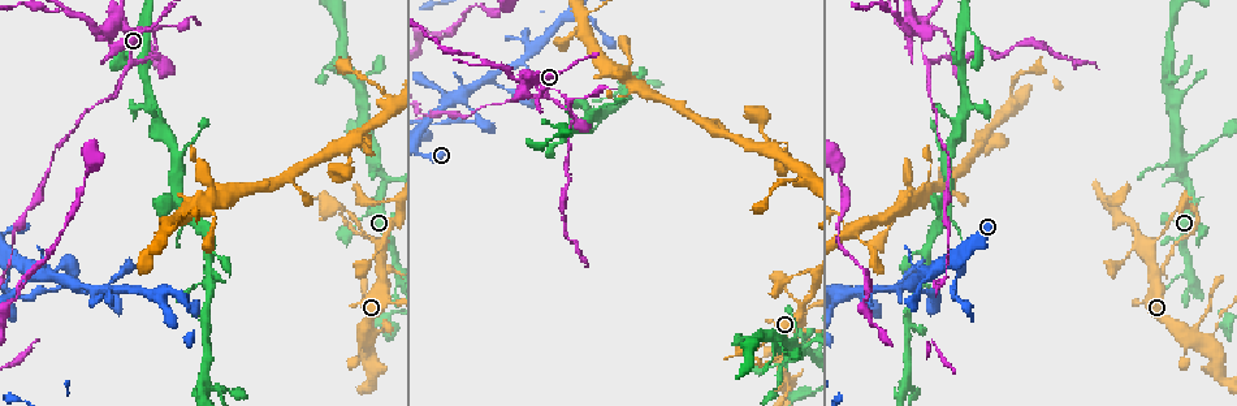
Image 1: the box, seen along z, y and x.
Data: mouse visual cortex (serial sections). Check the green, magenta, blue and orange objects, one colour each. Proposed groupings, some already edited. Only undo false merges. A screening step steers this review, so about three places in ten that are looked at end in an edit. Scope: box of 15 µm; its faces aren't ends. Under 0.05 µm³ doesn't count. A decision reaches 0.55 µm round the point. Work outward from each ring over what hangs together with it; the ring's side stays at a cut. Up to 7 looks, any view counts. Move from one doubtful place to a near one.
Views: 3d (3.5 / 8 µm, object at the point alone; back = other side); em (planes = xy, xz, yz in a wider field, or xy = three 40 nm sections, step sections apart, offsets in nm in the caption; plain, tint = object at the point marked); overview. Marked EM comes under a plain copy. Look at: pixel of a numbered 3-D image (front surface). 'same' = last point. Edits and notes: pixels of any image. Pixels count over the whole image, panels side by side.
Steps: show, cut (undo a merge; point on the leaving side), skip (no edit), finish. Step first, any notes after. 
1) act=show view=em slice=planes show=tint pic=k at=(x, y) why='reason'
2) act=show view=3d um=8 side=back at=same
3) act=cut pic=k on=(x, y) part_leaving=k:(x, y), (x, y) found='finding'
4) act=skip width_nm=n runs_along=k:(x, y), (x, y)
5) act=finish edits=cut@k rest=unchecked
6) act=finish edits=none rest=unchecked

act=show view=3d um=3.5 side=back pic=1 at=(770, 366) why='sharp bend'

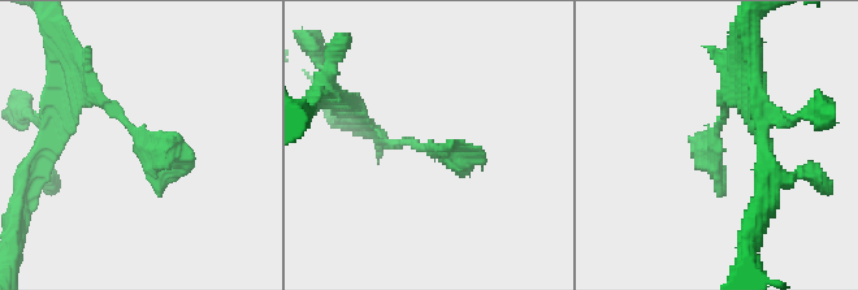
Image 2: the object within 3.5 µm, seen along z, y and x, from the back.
act=show view=em slice=xy step=1 show=tint pic=2 at=(137, 137) why='need the tissue'

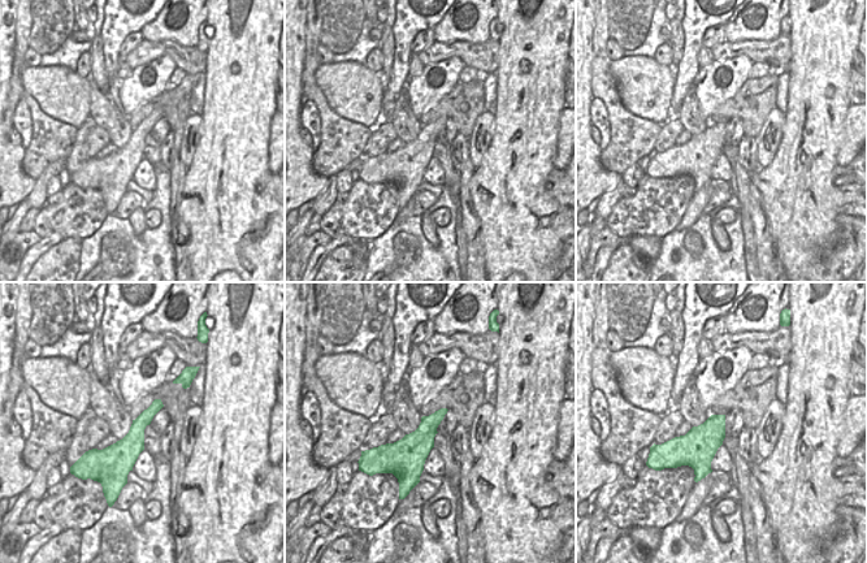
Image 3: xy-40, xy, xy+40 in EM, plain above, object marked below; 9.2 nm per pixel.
act=skip width_nm=280 runs_along=2:(72, 96), (95, 96), (191, 169) found='continuous, no second cell'

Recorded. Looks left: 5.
act=show view=3d um=8 pic=1 at=(1179, 162) why='branch point'

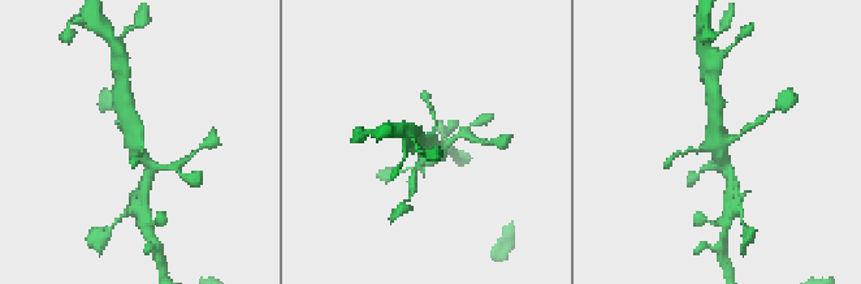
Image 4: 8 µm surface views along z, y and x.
act=show view=em slice=xy step=3 show=tint pic=4 at=(135, 144)

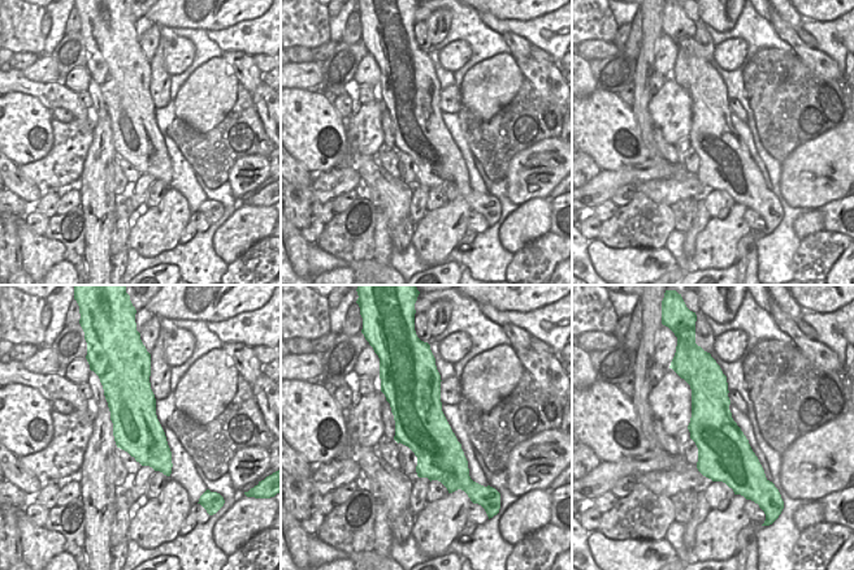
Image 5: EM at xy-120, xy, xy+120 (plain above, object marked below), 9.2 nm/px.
act=skip runs_along=4:(148, 173), (128, 110) found='all the same cell'

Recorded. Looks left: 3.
act=show view=3d um=8 pic=1 at=(800, 320)

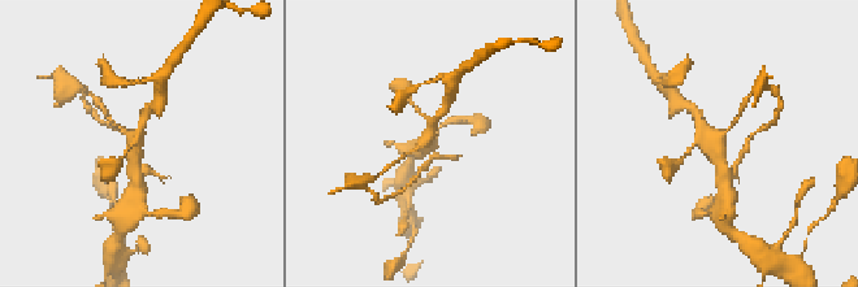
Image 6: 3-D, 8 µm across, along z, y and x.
act=show view=3d um=3.5 pic=6 at=(719, 145) why='zoom in'

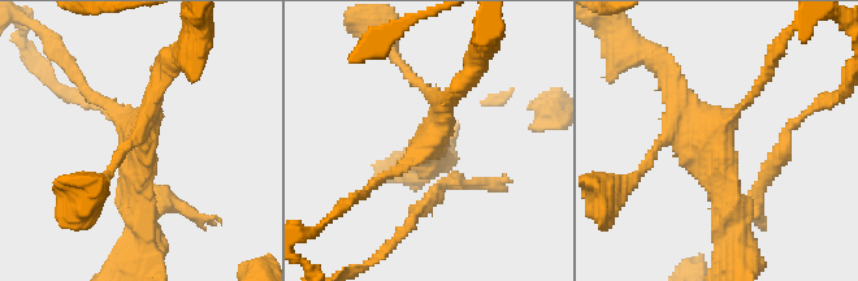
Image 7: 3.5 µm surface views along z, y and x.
act=skip found='continuous, no second cell'

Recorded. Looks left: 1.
act=finish edits=none rest=unchecked

